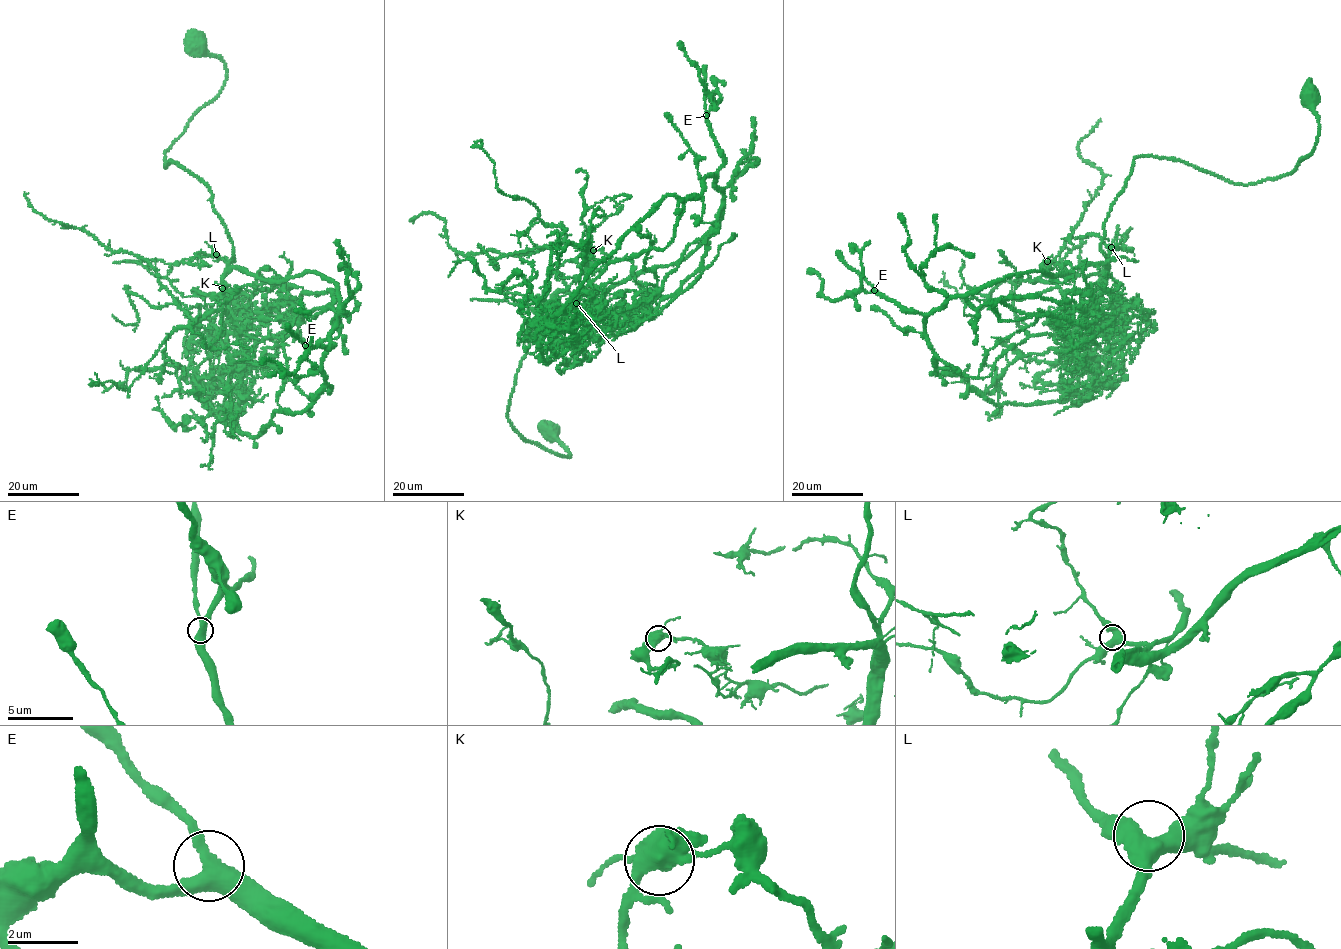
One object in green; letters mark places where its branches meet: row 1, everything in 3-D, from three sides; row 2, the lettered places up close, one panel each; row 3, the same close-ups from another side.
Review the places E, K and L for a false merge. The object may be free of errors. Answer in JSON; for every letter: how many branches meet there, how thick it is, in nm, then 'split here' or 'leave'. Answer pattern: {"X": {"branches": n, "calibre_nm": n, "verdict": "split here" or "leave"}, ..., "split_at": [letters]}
{"E": {"branches": 3, "calibre_nm": 420, "verdict": "leave"}, "K": {"branches": 3, "calibre_nm": 480, "verdict": "split here"}, "L": {"branches": 3, "calibre_nm": 480, "verdict": "leave"}, "split_at": ["K"]}

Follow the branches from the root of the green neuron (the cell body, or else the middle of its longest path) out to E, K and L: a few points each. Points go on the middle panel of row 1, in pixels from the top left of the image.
E: (550, 431), (567, 457), (509, 421), (536, 320), (557, 291), (593, 290), (589, 308), (714, 232), (706, 115)
K: (550, 431), (567, 457), (509, 421), (515, 375), (550, 297), (596, 295), (559, 320), (525, 297), (593, 250)
L: (550, 431), (567, 457), (516, 431), (511, 394), (550, 297), (596, 295), (576, 303)

